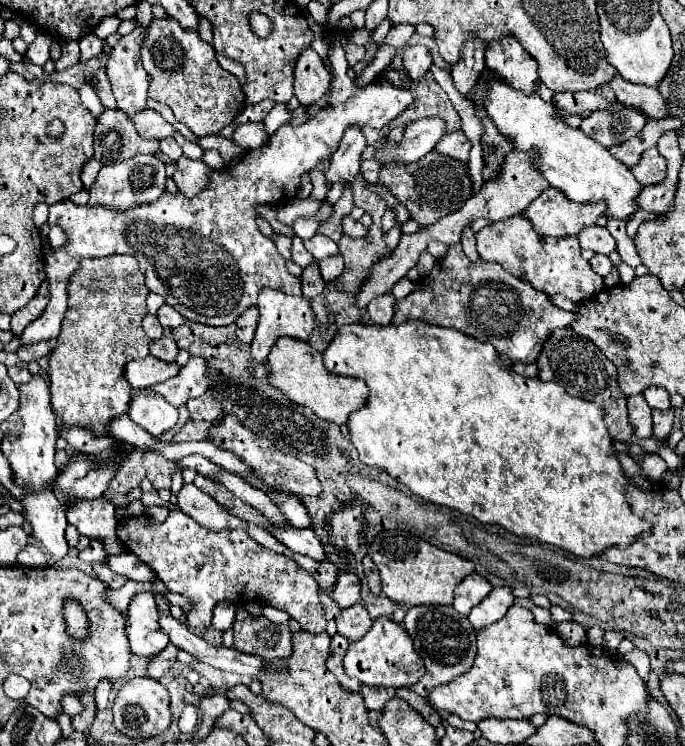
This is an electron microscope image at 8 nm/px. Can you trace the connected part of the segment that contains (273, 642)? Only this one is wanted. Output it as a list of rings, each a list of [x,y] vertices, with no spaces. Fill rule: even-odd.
[[[243,607],[237,609],[233,635],[237,651],[257,655],[265,661],[291,655],[289,625],[275,625],[265,617],[255,619]]]

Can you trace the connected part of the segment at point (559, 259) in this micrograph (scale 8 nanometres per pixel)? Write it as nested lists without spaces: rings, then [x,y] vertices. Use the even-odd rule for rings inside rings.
[[[523,215],[511,219],[495,221],[489,227],[475,233],[477,253],[481,259],[499,263],[507,273],[531,283],[535,289],[547,295],[561,293],[571,301],[583,301],[585,295],[597,295],[603,289],[603,277],[591,271],[589,263],[581,257],[581,247],[577,239],[551,239],[547,235],[535,235],[535,229]]]

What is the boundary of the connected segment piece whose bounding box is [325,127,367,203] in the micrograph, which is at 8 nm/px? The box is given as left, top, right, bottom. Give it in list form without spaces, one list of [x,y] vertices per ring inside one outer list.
[[[349,127],[341,139],[339,149],[335,155],[331,155],[331,165],[325,173],[327,177],[327,199],[331,203],[337,203],[337,199],[343,195],[343,189],[353,183],[353,179],[359,175],[361,165],[361,153],[367,147],[363,133],[359,127]]]

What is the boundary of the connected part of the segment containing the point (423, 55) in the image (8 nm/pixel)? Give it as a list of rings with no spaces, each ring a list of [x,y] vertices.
[[[413,45],[403,51],[403,65],[405,65],[403,71],[407,77],[413,77],[413,79],[423,77],[429,71],[431,63],[433,63],[431,53],[425,45]]]

